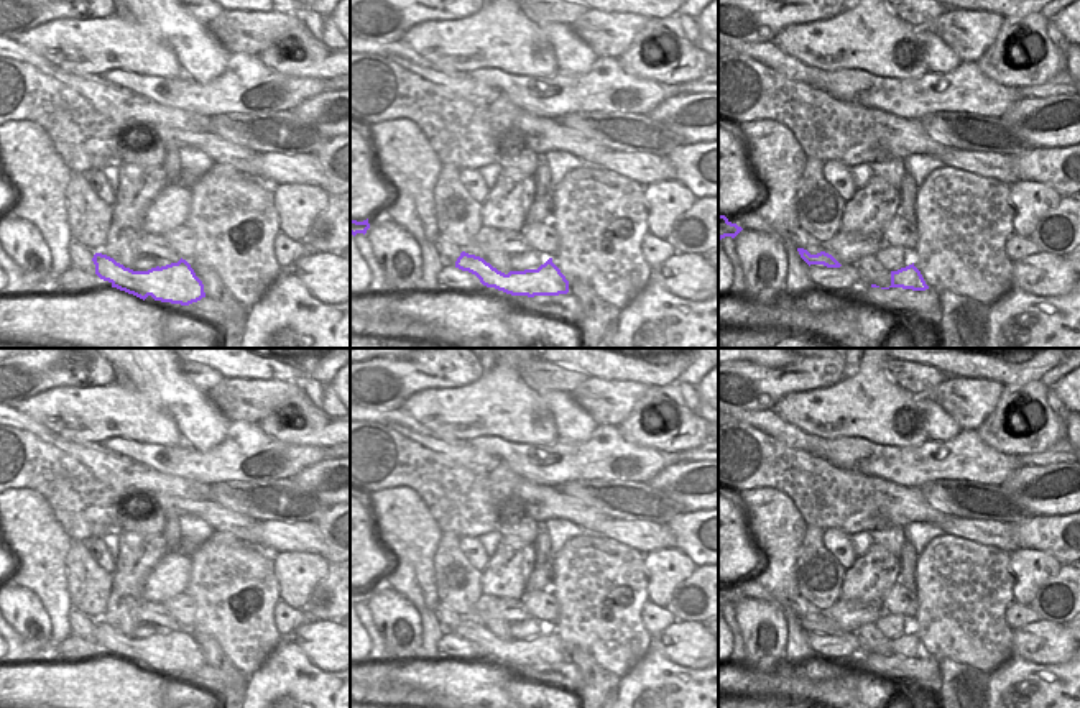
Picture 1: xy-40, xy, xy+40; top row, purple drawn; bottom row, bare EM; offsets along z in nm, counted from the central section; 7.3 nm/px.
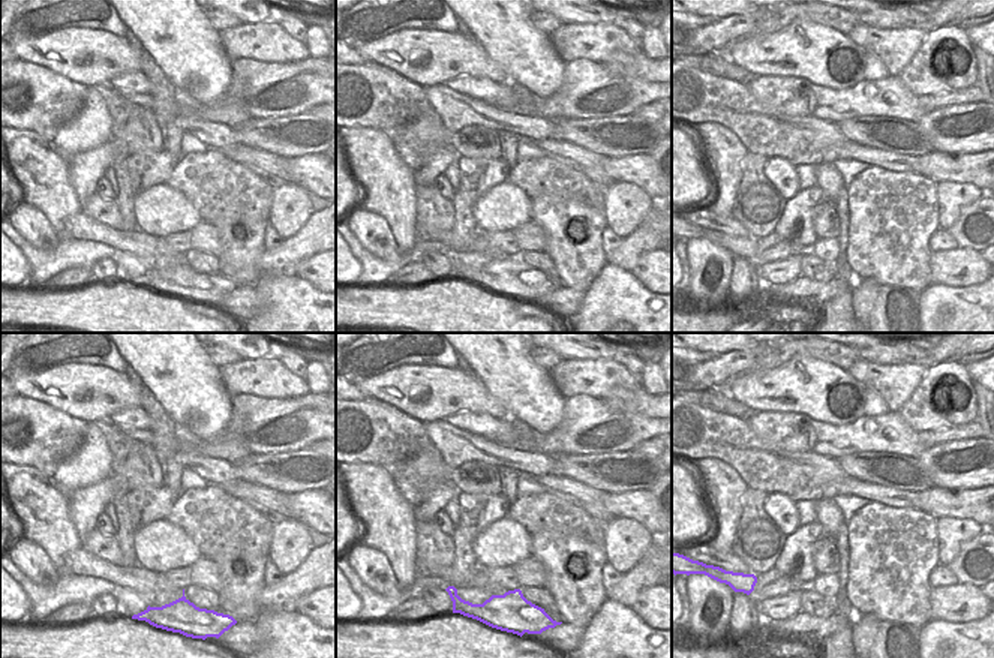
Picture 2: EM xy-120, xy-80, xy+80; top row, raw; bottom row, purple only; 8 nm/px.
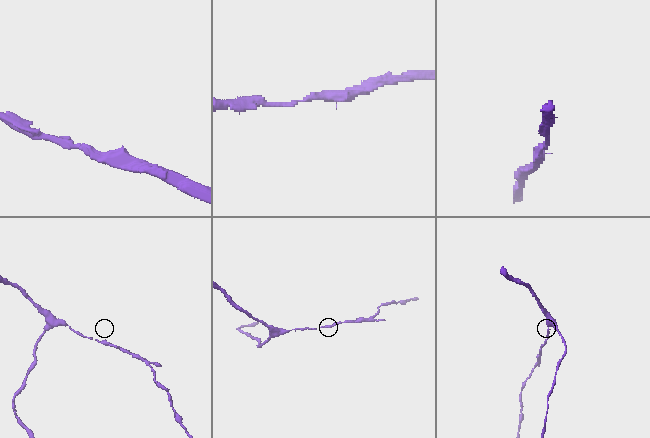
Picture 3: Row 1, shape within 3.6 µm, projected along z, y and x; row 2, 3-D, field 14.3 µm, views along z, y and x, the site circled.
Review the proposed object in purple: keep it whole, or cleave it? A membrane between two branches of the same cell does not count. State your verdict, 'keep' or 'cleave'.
keep

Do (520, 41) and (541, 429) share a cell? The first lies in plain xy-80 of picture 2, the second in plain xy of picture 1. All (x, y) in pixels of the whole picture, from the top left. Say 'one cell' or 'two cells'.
two cells

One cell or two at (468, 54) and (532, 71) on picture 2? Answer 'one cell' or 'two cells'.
two cells

